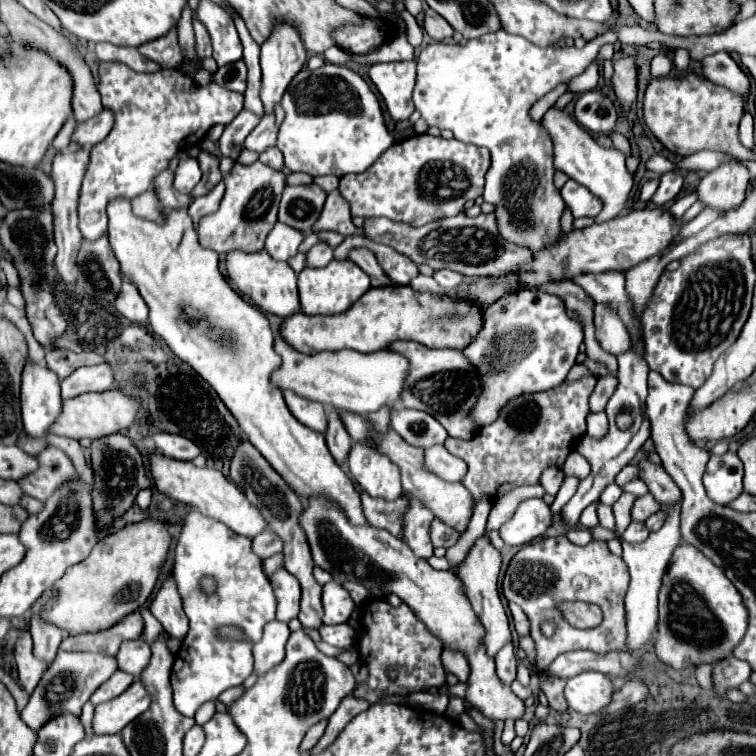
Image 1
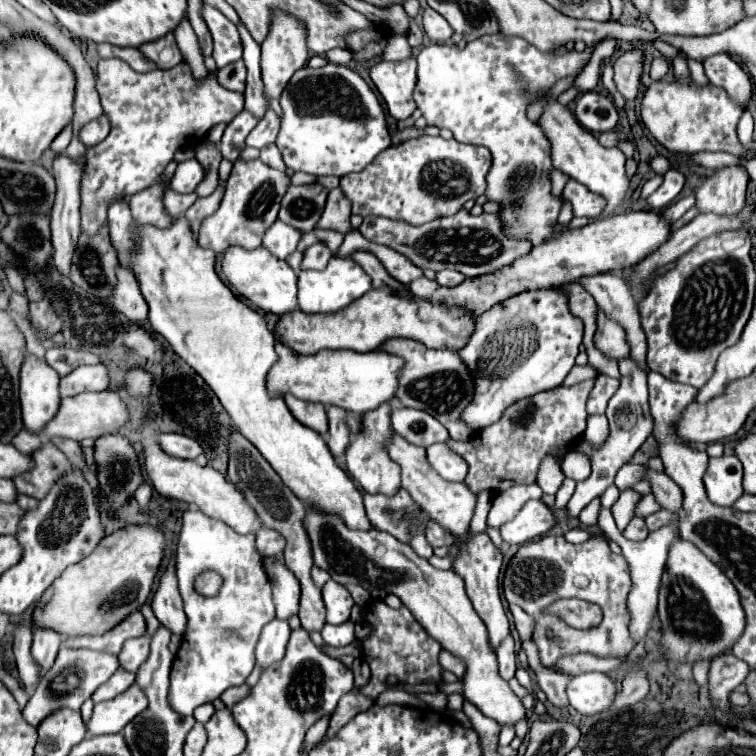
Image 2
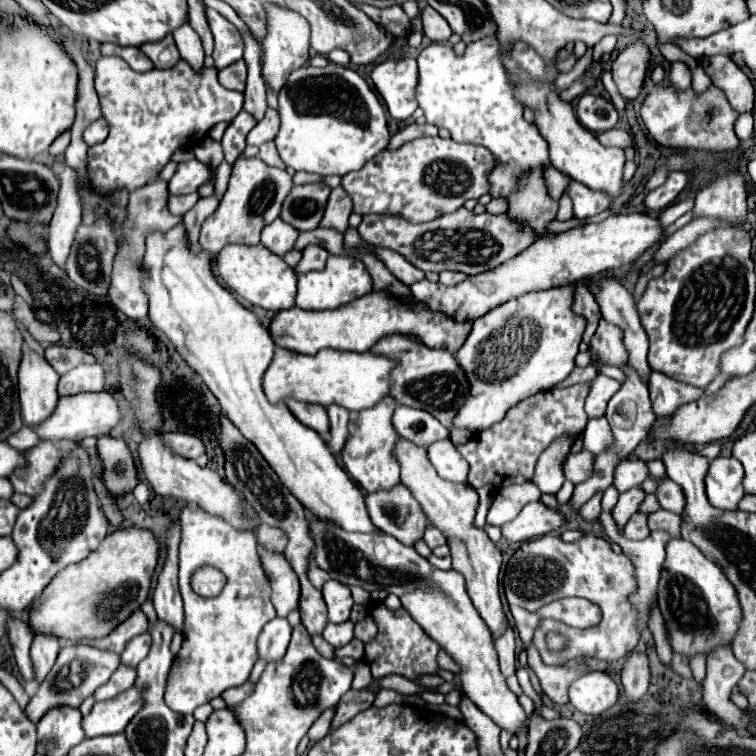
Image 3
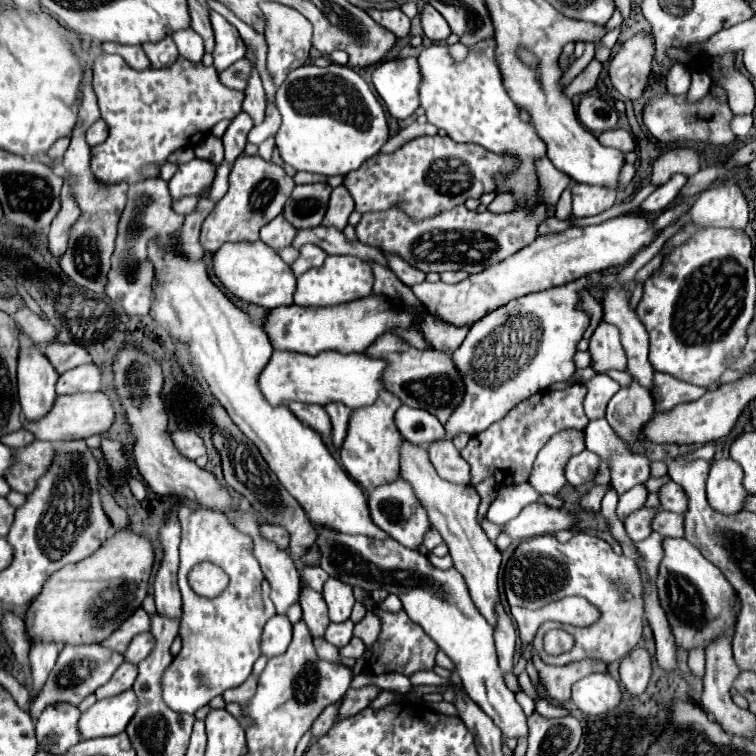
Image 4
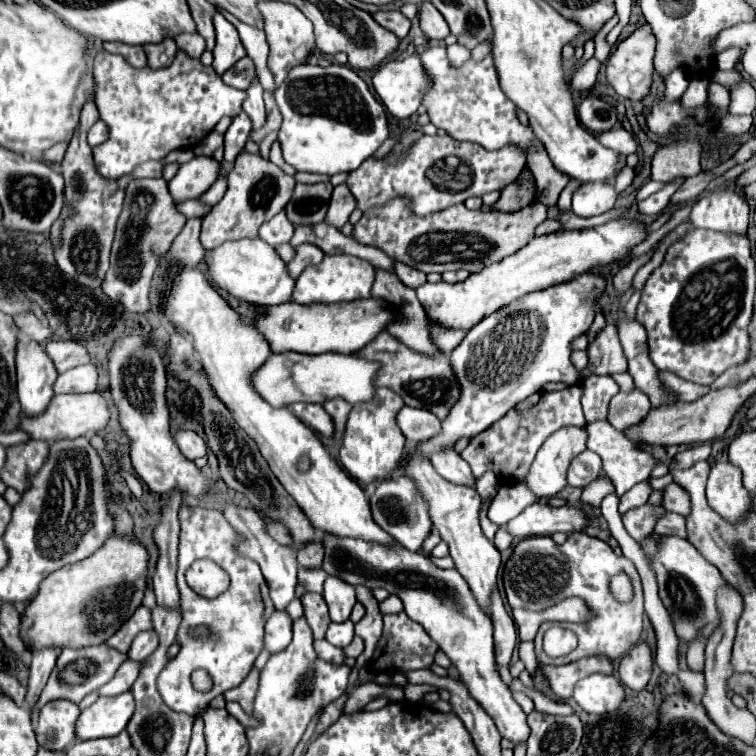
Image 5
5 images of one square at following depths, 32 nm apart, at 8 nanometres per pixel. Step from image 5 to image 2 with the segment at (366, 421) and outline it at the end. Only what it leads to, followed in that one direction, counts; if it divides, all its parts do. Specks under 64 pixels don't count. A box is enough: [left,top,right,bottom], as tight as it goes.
[346,404,400,496]

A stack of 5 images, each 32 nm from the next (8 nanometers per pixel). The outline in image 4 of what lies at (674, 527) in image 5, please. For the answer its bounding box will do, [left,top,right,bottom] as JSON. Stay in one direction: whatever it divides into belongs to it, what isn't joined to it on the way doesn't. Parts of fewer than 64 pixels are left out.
[652,510,684,538]

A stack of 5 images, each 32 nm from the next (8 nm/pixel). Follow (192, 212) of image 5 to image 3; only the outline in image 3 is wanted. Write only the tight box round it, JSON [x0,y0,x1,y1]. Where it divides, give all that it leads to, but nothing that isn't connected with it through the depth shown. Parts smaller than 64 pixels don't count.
[168,194,200,216]

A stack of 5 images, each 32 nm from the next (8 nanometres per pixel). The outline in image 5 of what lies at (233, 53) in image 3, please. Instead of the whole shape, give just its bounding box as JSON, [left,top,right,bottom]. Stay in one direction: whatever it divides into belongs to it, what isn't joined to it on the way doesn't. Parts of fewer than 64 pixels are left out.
[212,12,246,74]

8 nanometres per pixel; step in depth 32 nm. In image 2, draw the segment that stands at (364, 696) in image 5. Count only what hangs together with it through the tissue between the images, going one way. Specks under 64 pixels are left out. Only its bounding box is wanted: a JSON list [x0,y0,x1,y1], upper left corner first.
[324,690,372,740]

